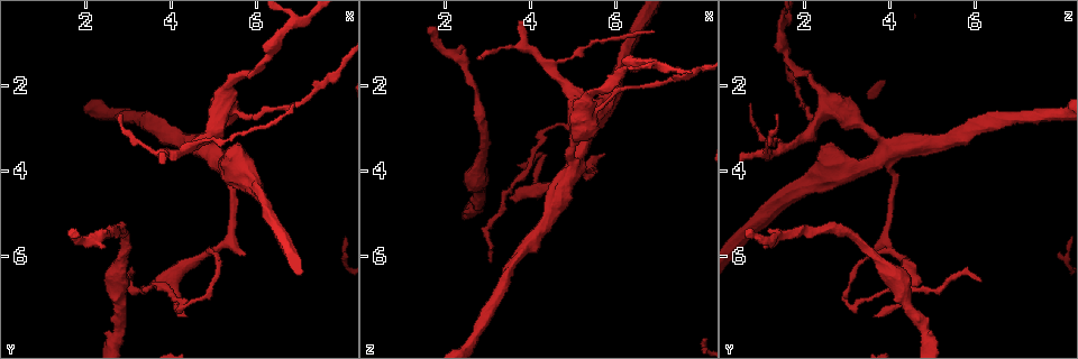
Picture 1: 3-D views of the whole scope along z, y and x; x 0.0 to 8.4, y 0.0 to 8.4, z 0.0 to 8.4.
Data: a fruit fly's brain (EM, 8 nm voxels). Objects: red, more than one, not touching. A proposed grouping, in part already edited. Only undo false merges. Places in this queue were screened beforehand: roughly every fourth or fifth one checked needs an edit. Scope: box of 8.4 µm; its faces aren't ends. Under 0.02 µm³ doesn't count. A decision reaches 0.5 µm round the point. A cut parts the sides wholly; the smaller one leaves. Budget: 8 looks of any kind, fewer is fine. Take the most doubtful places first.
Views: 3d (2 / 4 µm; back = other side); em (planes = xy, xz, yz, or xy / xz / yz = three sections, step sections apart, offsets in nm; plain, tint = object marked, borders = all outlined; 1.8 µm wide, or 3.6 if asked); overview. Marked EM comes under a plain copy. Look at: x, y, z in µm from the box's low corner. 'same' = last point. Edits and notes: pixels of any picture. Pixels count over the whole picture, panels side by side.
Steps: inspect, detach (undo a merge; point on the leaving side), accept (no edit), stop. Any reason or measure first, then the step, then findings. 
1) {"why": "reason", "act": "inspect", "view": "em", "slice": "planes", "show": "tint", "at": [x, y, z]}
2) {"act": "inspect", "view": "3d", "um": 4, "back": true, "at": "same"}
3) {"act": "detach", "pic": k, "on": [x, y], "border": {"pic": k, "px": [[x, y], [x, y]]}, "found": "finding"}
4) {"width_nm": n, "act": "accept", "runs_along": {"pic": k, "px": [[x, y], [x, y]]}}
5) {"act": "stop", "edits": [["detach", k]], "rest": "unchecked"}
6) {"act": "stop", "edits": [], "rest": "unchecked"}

{"why": "four-way junction", "act": "inspect", "view": "3d", "um": 4, "at": [5.00, 3.45, 3.95]}

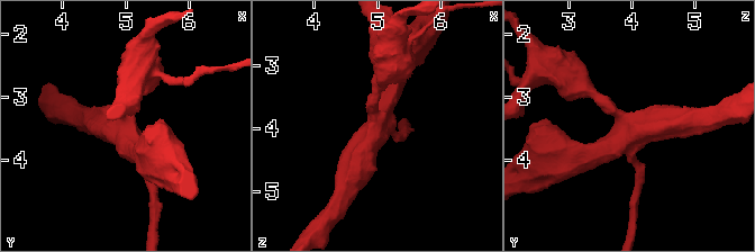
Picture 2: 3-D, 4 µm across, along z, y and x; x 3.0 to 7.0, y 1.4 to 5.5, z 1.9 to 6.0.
{"arms": 4, "act": "inspect", "view": "em", "slice": "planes", "show": "tint", "at": [5.00, 3.45, 3.95]}

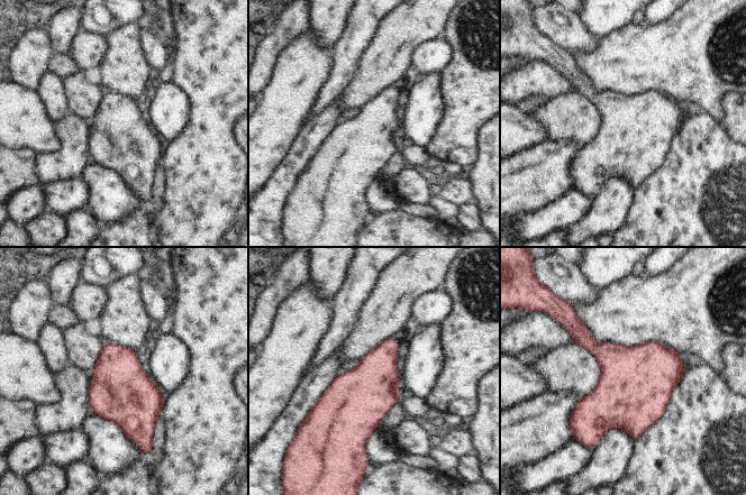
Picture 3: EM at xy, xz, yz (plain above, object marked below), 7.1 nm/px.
{"act": "accept", "found": "continuous, no second cell"}

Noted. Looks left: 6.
{"why": "sharp bend", "act": "inspect", "view": "em", "slice": "planes", "show": "tint", "at": [5.40, 5.65, 3.90]}

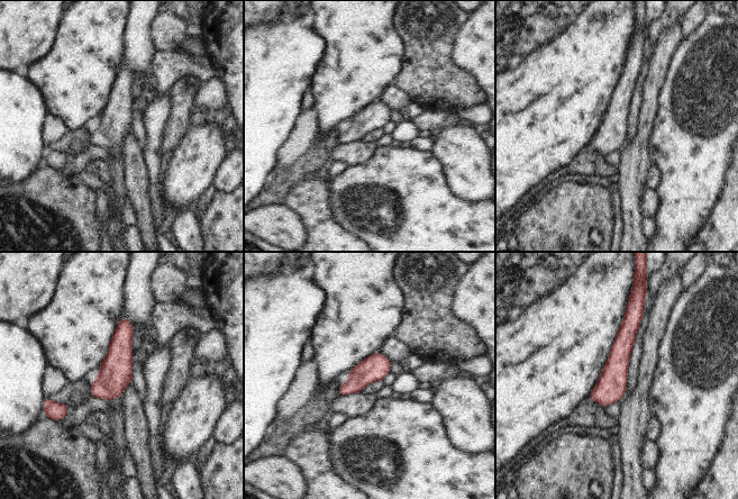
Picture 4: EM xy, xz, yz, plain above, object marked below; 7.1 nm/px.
{"act": "accept", "runs_along": {"pic": 4, "px": [[634, 311], [604, 404]]}, "found": "all the same cell"}

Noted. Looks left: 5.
{"why": "sudden change in width", "act": "inspect", "view": "em", "um": 3.6, "slice": "yz", "step": 16, "show": "borders", "at": [3.90, 3.65, 1.15]}

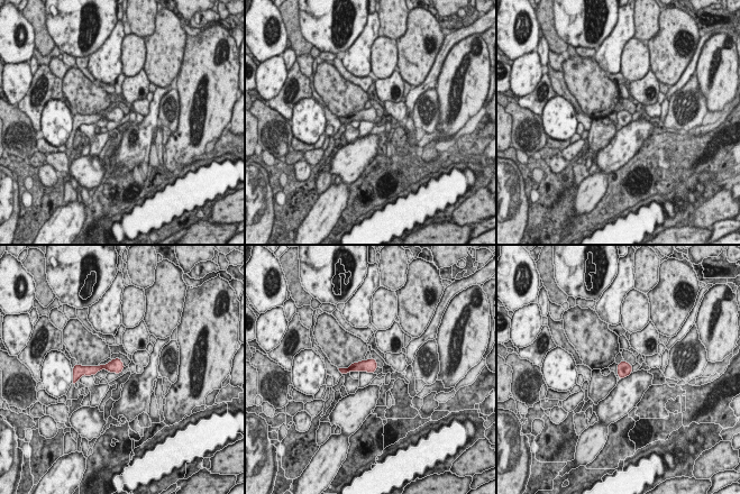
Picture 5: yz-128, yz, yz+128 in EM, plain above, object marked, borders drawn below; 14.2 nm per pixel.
{"width_nm": 190, "act": "accept", "found": "continuous, no second cell"}

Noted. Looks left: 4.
{"act": "stop", "edits": [], "rest": "unchecked"}

